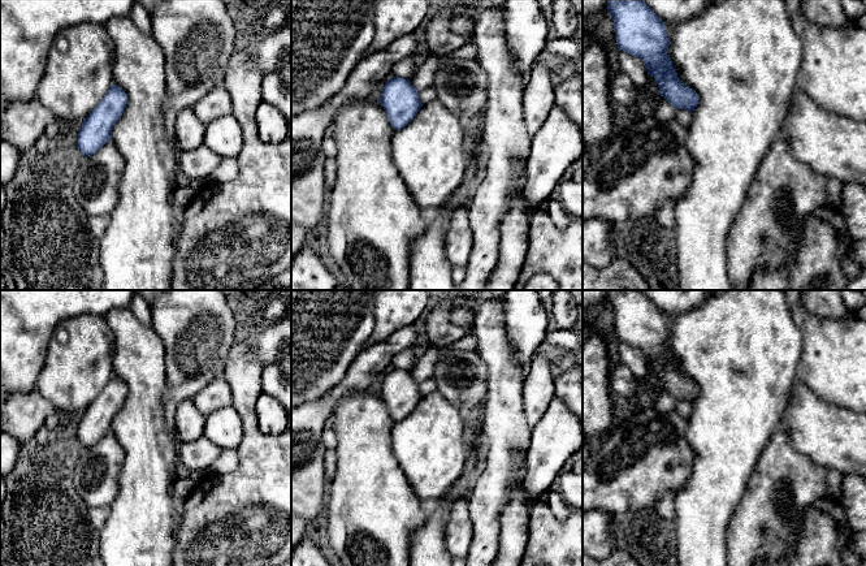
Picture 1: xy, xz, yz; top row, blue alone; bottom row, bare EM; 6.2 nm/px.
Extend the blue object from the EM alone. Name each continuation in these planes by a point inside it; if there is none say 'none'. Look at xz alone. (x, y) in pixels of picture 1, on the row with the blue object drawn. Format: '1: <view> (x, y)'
none

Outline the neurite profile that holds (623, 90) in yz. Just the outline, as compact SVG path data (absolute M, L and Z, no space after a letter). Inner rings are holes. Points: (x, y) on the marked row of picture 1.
M618 73L612 77L610 86L610 96L622 105L632 105L638 94L637 86L632 82L632 79L624 74Z

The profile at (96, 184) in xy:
M112 138L94 155L83 159L73 181L77 204L88 216L111 215L118 202L125 159Z

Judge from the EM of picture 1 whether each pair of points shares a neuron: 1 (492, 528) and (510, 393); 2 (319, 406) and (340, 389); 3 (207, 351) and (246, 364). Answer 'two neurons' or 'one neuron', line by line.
1: one neuron
2: one neuron
3: two neurons

